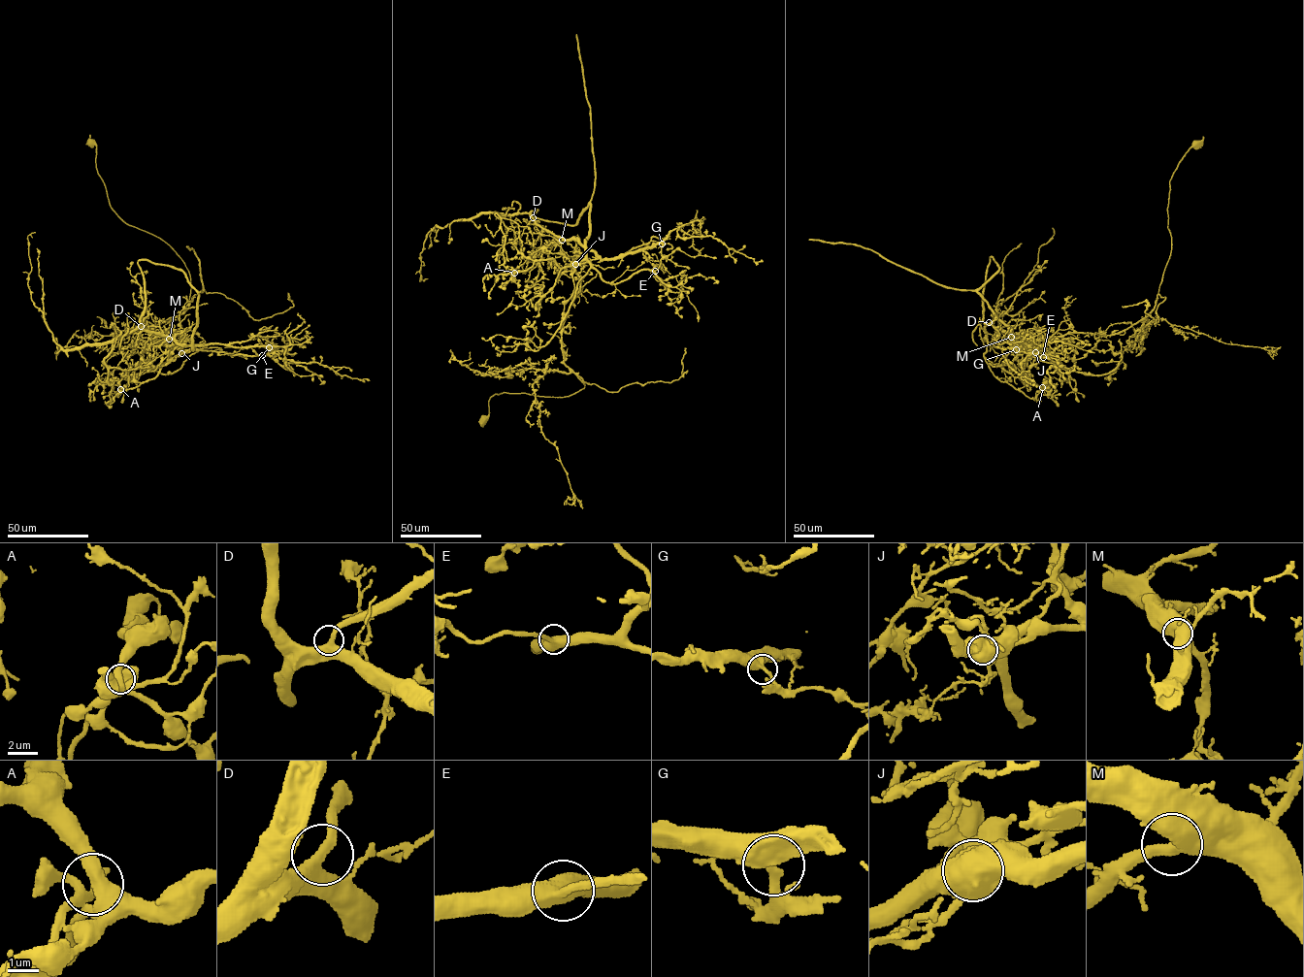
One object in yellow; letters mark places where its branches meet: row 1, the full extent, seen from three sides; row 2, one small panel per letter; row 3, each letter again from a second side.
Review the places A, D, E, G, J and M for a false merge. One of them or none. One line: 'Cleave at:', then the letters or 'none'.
Cleave at: J

